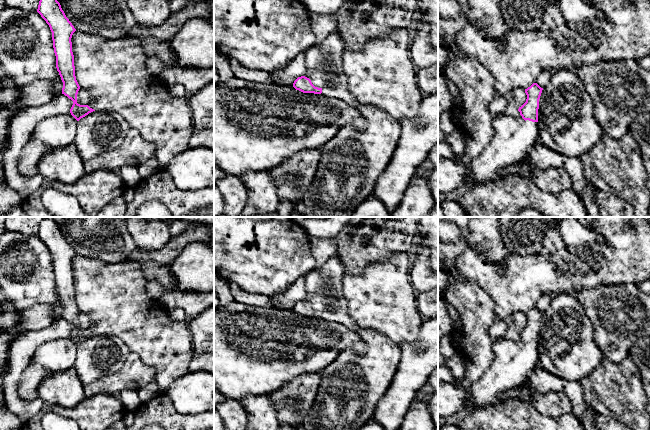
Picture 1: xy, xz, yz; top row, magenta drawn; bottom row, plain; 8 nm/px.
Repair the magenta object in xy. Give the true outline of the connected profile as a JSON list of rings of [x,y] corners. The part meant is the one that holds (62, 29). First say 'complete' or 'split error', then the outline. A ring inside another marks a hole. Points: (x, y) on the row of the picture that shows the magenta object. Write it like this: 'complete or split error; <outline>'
split error; [[[40,0],[37,12],[49,25],[52,32],[53,48],[56,56],[56,68],[63,82],[62,94],[73,101],[70,113],[78,121],[74,145],[76,146],[82,160],[85,162],[104,152],[117,149],[121,139],[131,130],[129,124],[116,112],[95,111],[88,105],[80,105],[77,103],[77,94],[80,86],[75,76],[74,55],[71,42],[72,35],[76,29],[66,17],[57,0]]]

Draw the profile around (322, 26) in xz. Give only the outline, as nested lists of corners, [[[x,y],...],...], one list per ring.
[[[310,14],[310,25],[316,38],[314,45],[318,45],[336,32],[337,21],[335,15]]]

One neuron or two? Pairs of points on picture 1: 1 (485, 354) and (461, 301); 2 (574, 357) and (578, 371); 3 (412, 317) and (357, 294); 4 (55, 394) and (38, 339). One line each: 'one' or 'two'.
1: one
2: one
3: one
4: two

